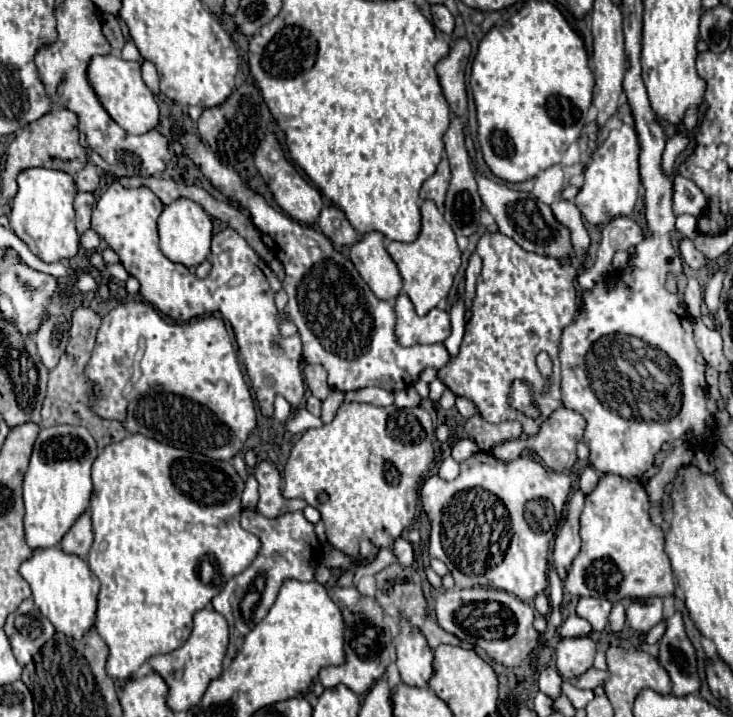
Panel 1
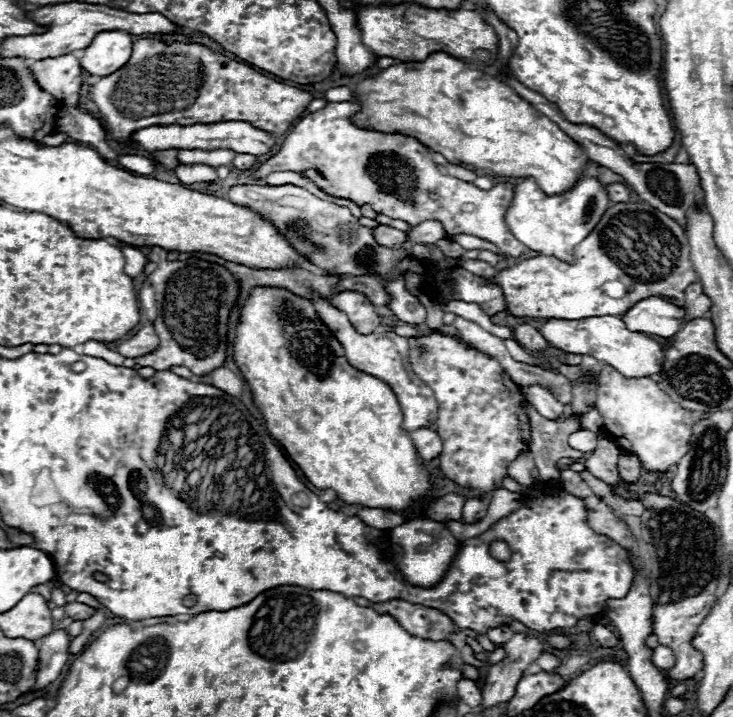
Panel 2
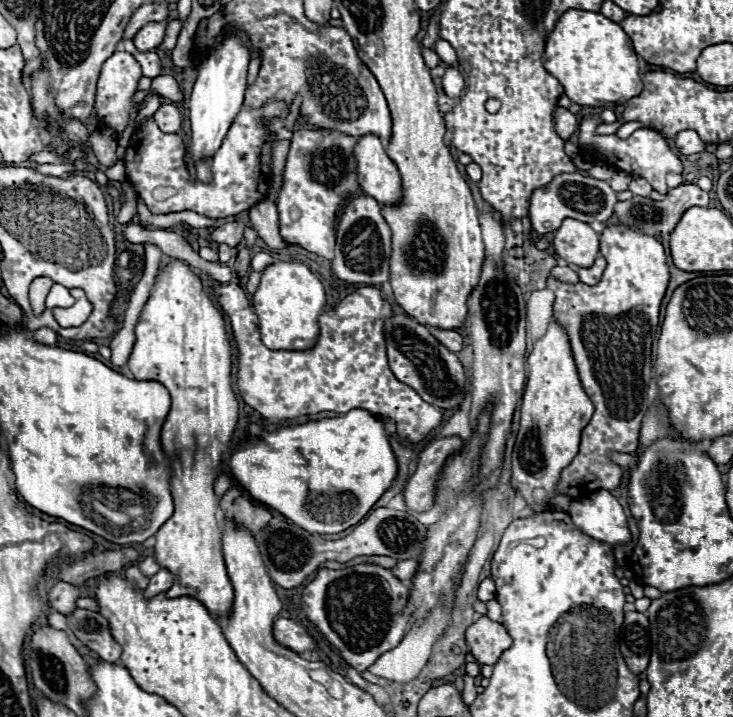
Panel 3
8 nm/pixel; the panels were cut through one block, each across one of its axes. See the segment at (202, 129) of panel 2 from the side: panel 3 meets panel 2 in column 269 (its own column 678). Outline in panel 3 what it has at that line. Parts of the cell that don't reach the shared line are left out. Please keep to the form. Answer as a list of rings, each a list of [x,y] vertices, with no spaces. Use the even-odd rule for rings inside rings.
[[[682,130],[682,132],[678,132],[678,136],[674,138],[674,146],[684,156],[698,154],[698,152],[704,150],[704,142],[698,138],[698,134],[694,130]]]

